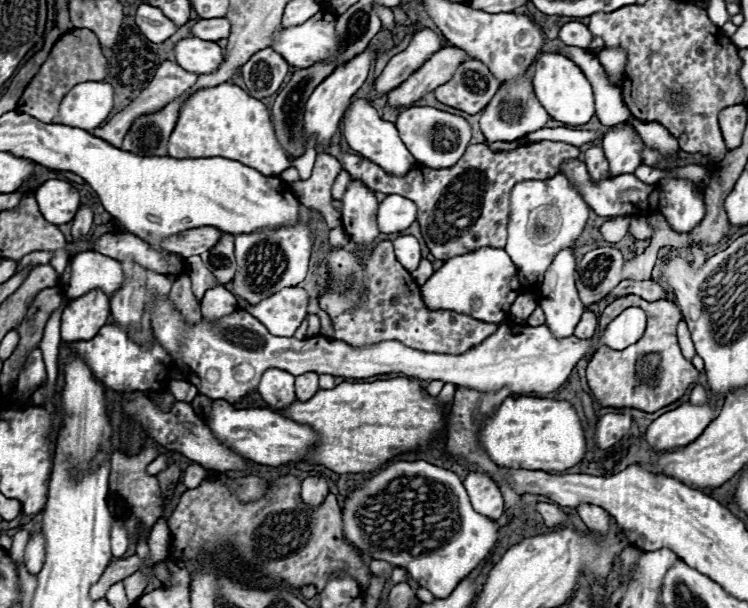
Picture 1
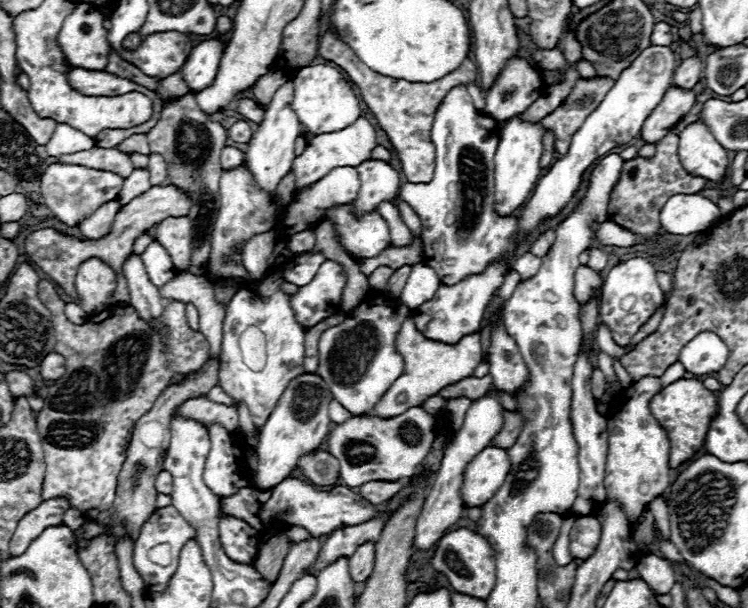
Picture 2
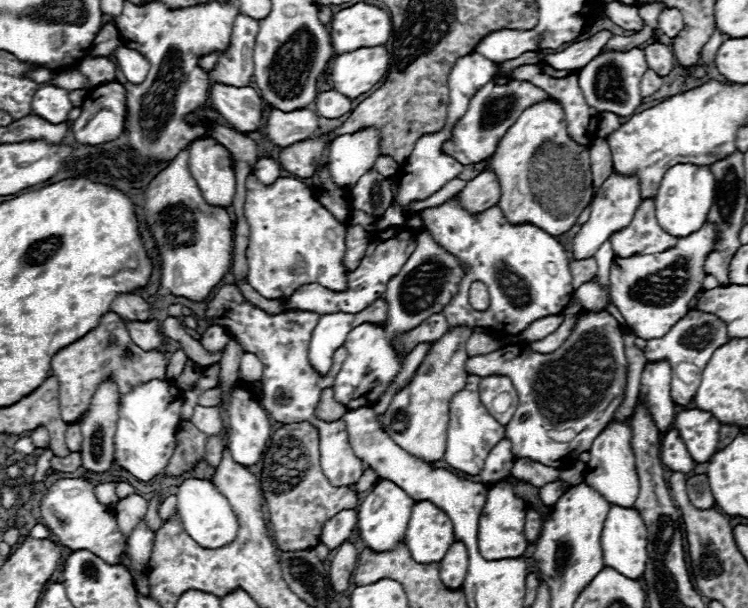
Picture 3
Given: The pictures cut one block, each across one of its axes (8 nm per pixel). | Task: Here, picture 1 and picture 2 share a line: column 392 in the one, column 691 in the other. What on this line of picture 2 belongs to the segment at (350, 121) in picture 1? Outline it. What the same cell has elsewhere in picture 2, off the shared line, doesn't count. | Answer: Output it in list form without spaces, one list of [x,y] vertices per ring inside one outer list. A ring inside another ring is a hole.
[[[690,124],[680,134],[678,154],[682,166],[692,176],[700,176],[704,180],[722,182],[728,170],[728,152],[706,132],[704,124]]]

